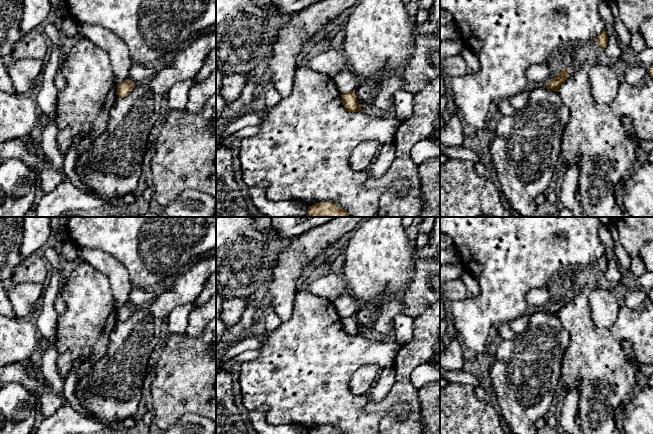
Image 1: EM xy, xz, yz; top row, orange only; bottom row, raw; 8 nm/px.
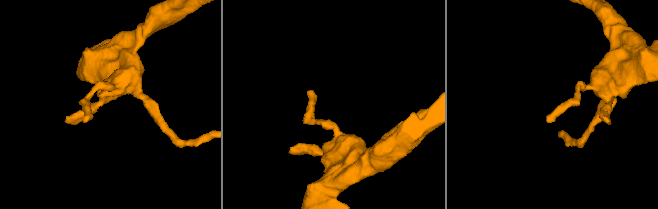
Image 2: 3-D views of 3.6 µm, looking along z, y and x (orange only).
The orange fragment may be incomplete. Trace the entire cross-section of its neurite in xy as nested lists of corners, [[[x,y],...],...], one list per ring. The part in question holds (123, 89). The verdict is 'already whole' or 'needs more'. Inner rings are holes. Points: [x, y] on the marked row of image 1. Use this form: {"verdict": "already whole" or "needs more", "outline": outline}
{"verdict": "already whole", "outline": [[[126,80],[121,84],[117,84],[117,95],[120,98],[126,97],[133,89],[134,84],[130,80]]]}

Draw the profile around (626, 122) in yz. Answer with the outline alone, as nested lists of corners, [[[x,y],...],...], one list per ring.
[[[622,118],[622,124],[627,132],[627,135],[633,139],[635,137],[632,125],[631,125],[631,121],[629,118]]]

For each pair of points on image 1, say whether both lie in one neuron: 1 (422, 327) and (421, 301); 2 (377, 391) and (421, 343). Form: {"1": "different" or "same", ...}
{"1": "different", "2": "different"}

